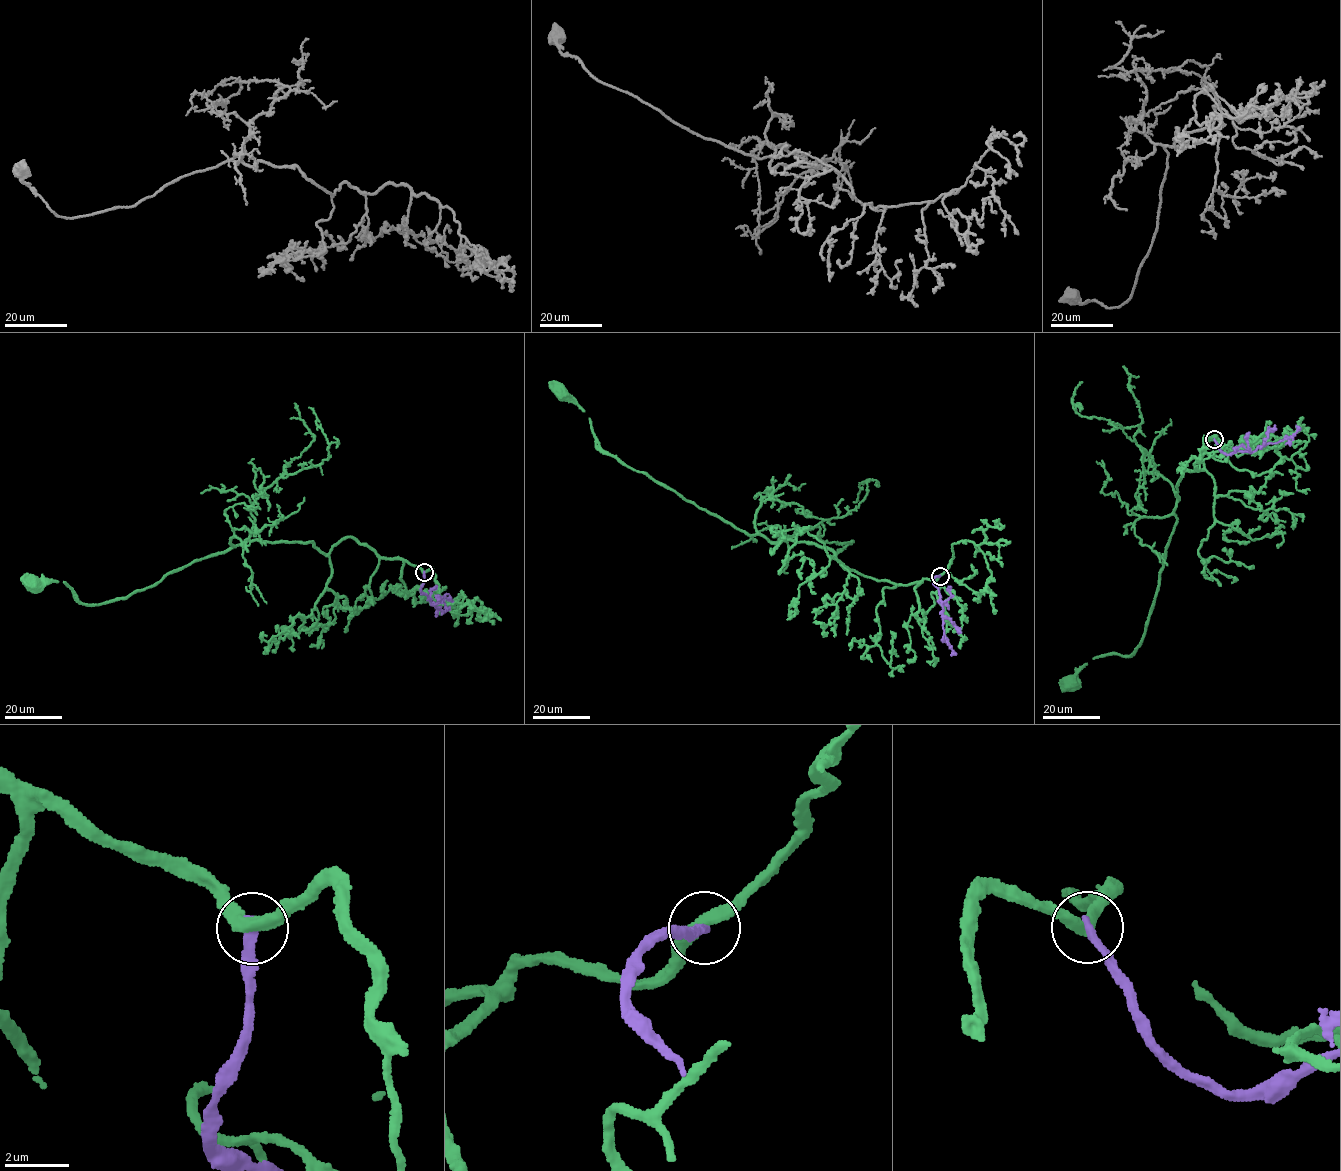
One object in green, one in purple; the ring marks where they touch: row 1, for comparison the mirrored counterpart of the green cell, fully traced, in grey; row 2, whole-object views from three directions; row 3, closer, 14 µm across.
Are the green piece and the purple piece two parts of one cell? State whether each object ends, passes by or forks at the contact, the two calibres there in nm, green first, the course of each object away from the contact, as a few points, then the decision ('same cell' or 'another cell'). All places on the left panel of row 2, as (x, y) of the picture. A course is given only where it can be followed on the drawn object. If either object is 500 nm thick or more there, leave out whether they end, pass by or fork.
green passes by; purple ends; calibres 360 and 320 nm; course green (424, 572), (350, 537), (326, 554), (309, 542), (247, 541), (92, 606), (65, 581), (31, 583); course purple (424, 572), (421, 593), (426, 594), (431, 605), (433, 603), (443, 611), (446, 610), (444, 602); another cell

